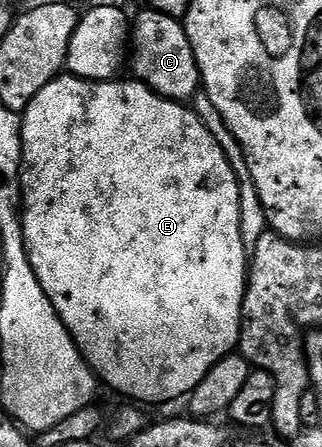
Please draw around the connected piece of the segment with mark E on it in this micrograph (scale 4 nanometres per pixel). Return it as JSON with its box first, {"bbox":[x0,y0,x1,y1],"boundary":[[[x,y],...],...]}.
{"bbox":[20,73,250,404],"boundary":[[[71,73],[61,74],[59,79],[50,81],[34,101],[22,112],[22,122],[20,125],[20,149],[22,158],[20,161],[20,194],[22,196],[22,222],[24,225],[24,244],[30,257],[30,265],[46,293],[46,297],[54,305],[54,309],[60,314],[60,319],[66,325],[66,329],[71,333],[72,340],[76,342],[76,347],[80,350],[84,360],[88,362],[93,375],[101,384],[113,387],[120,395],[125,395],[125,400],[135,401],[137,404],[144,403],[168,403],[171,399],[180,399],[191,396],[193,389],[202,382],[206,373],[218,365],[227,355],[233,354],[237,350],[240,341],[241,319],[243,317],[244,292],[248,286],[248,268],[250,266],[250,251],[244,248],[244,227],[240,224],[241,183],[236,175],[236,170],[231,167],[227,153],[218,139],[211,135],[210,129],[199,119],[191,106],[183,103],[176,103],[173,99],[163,99],[155,91],[148,88],[147,83],[131,81],[132,83],[120,83],[121,81],[93,81],[91,79],[77,79]]]}

